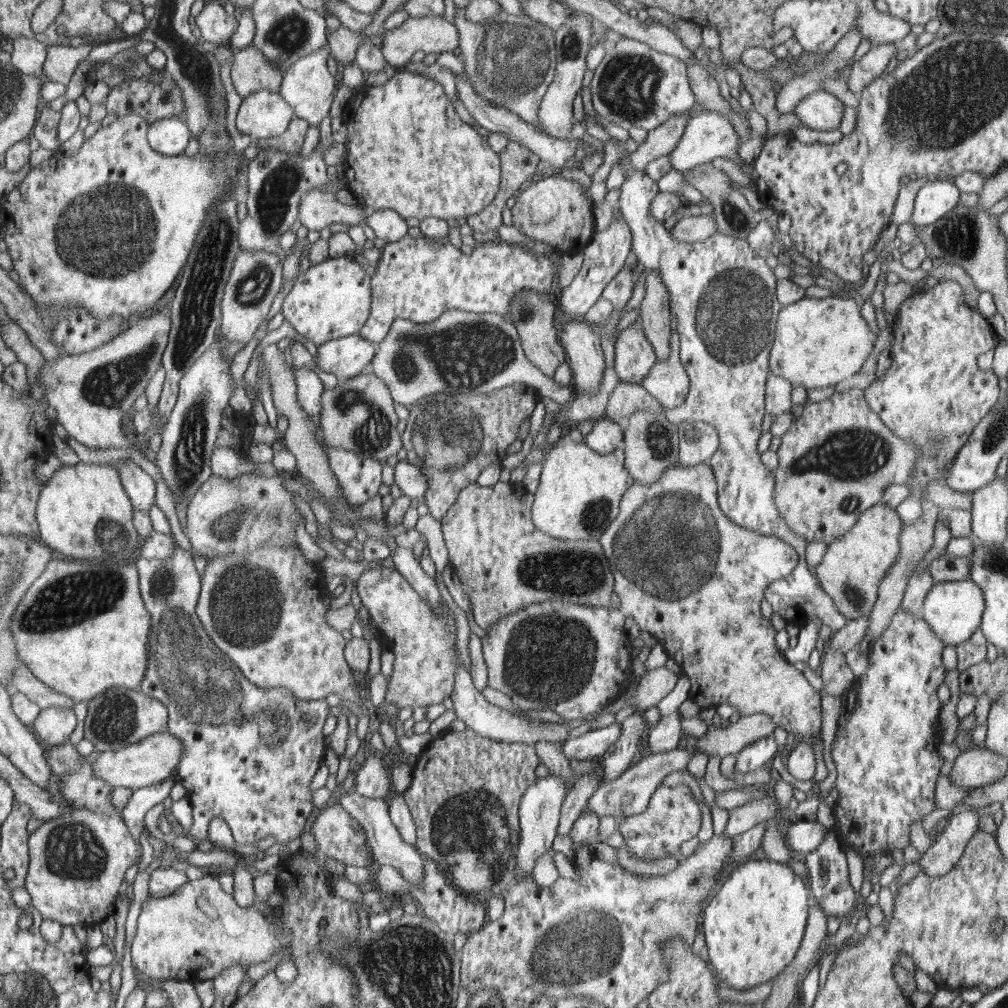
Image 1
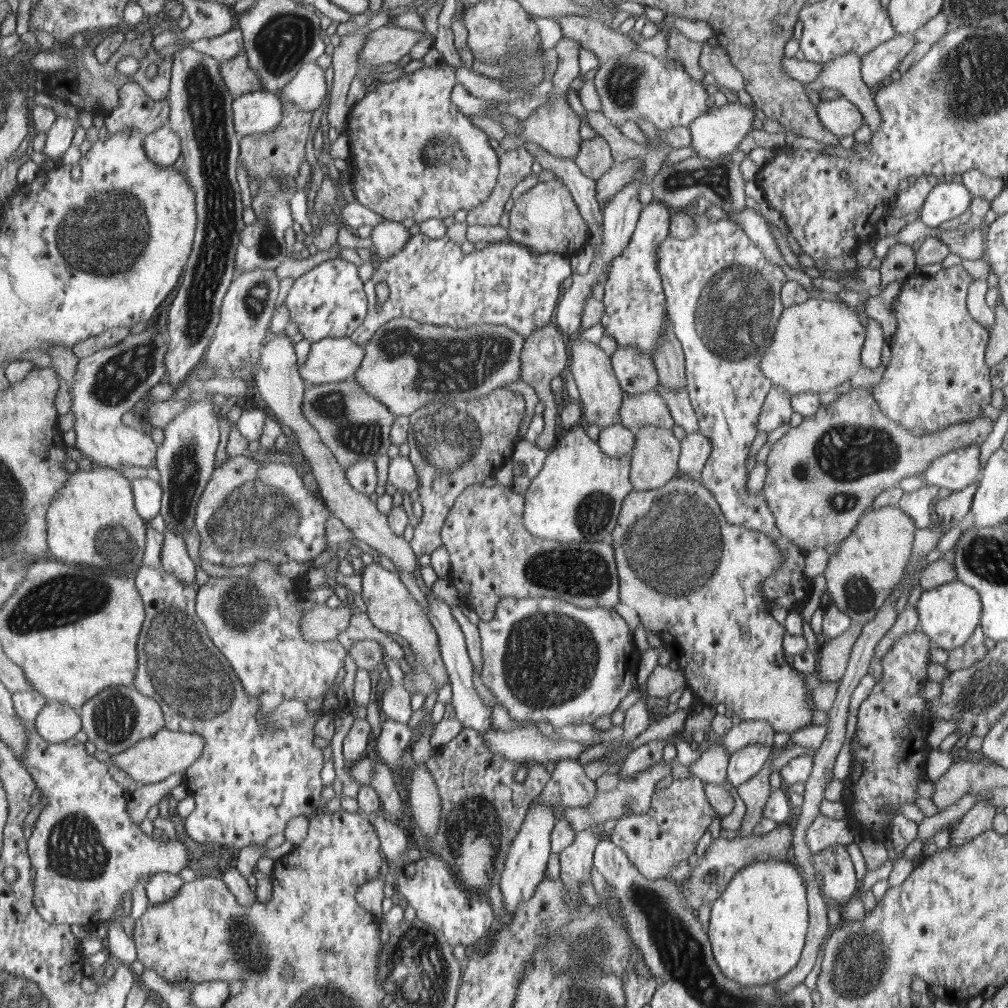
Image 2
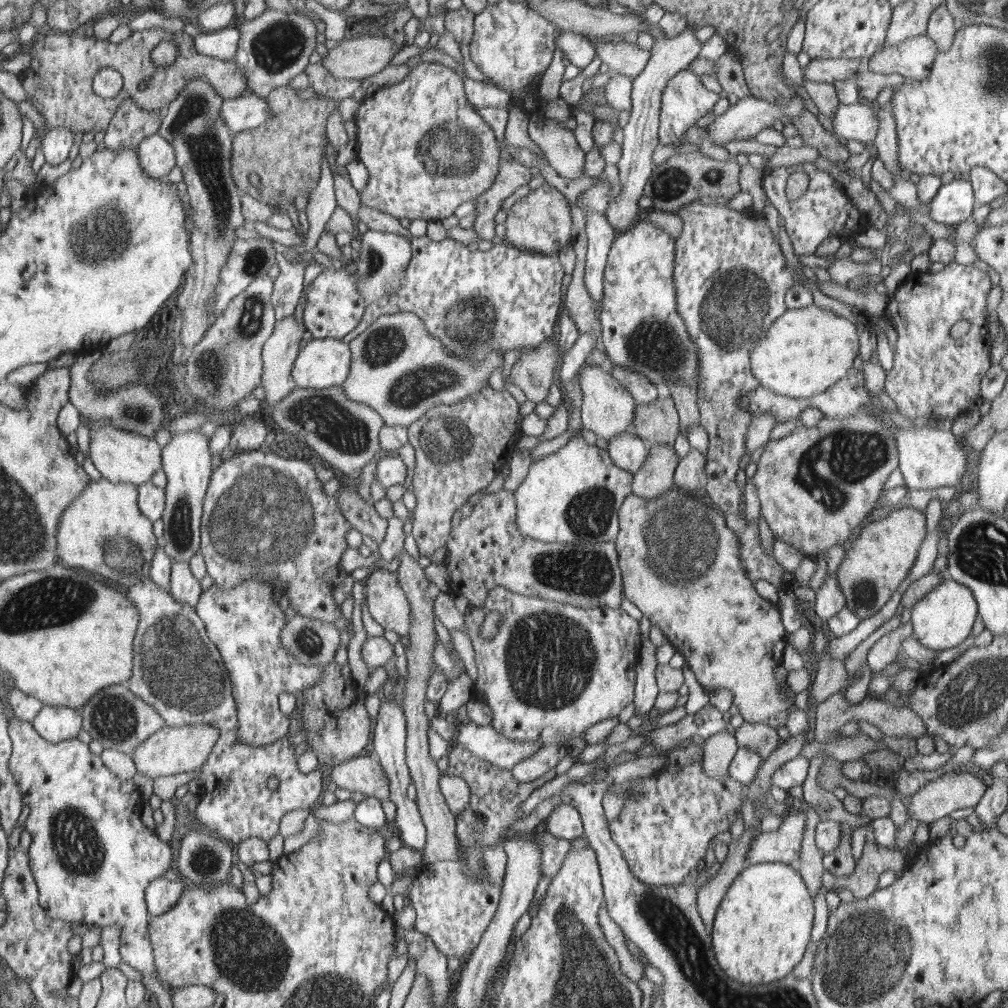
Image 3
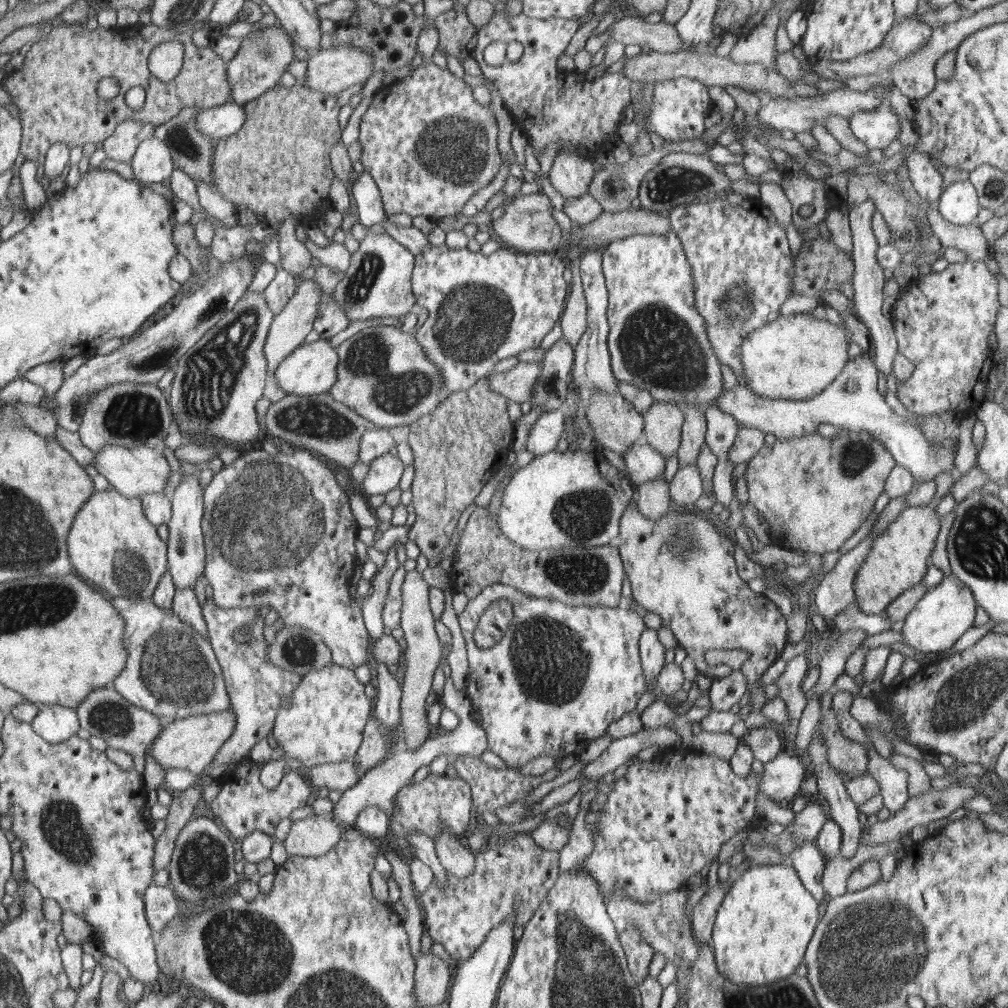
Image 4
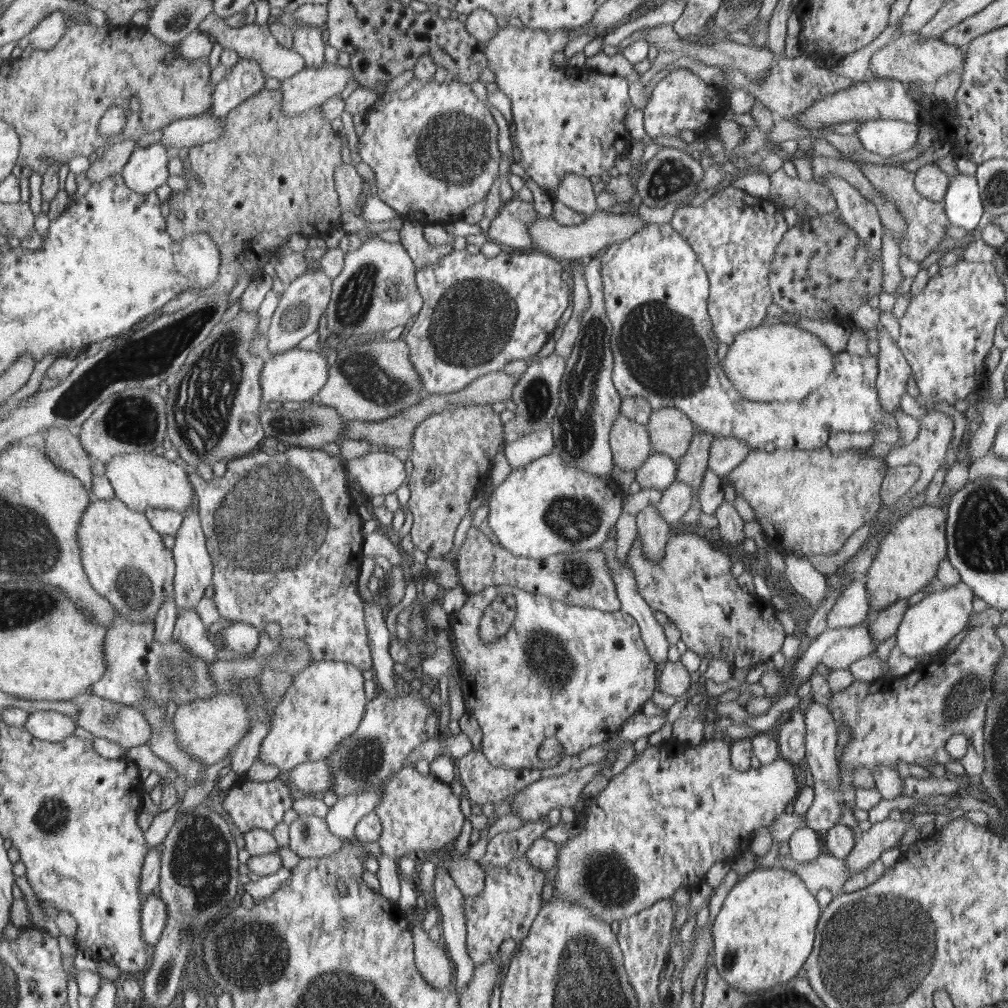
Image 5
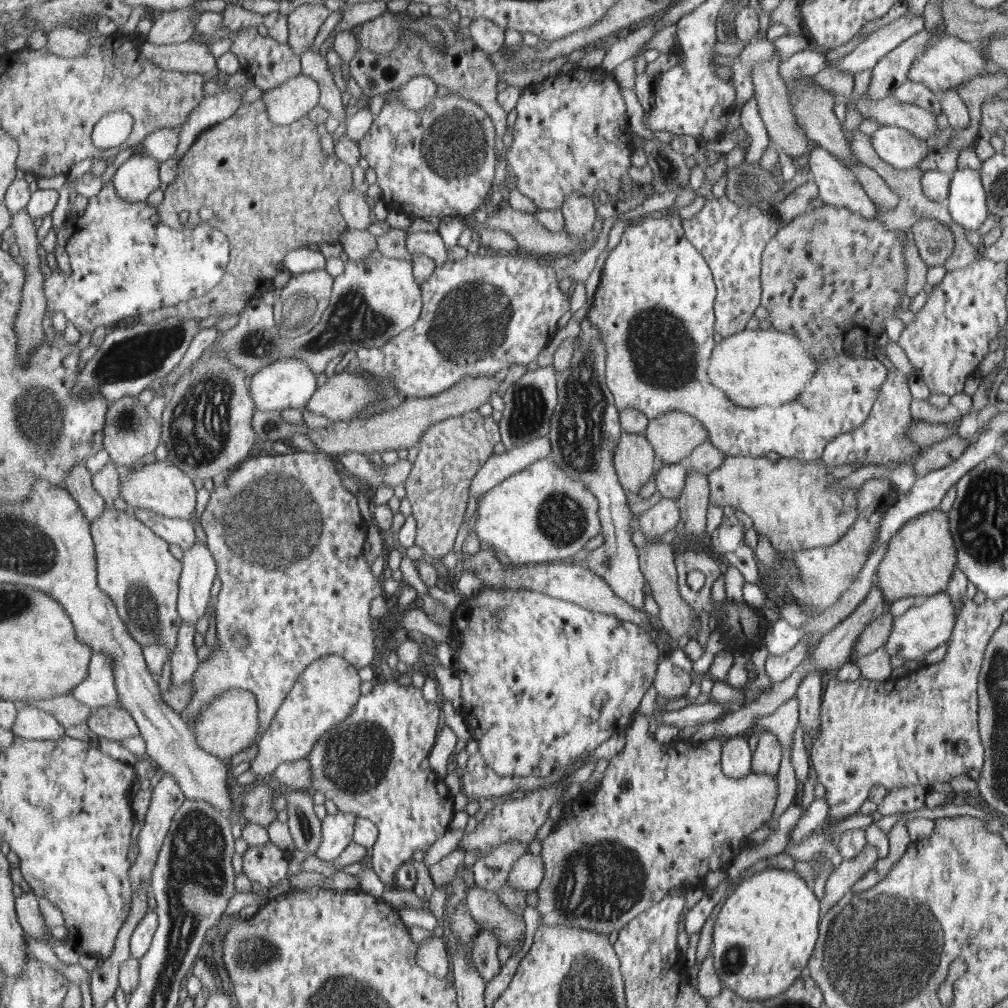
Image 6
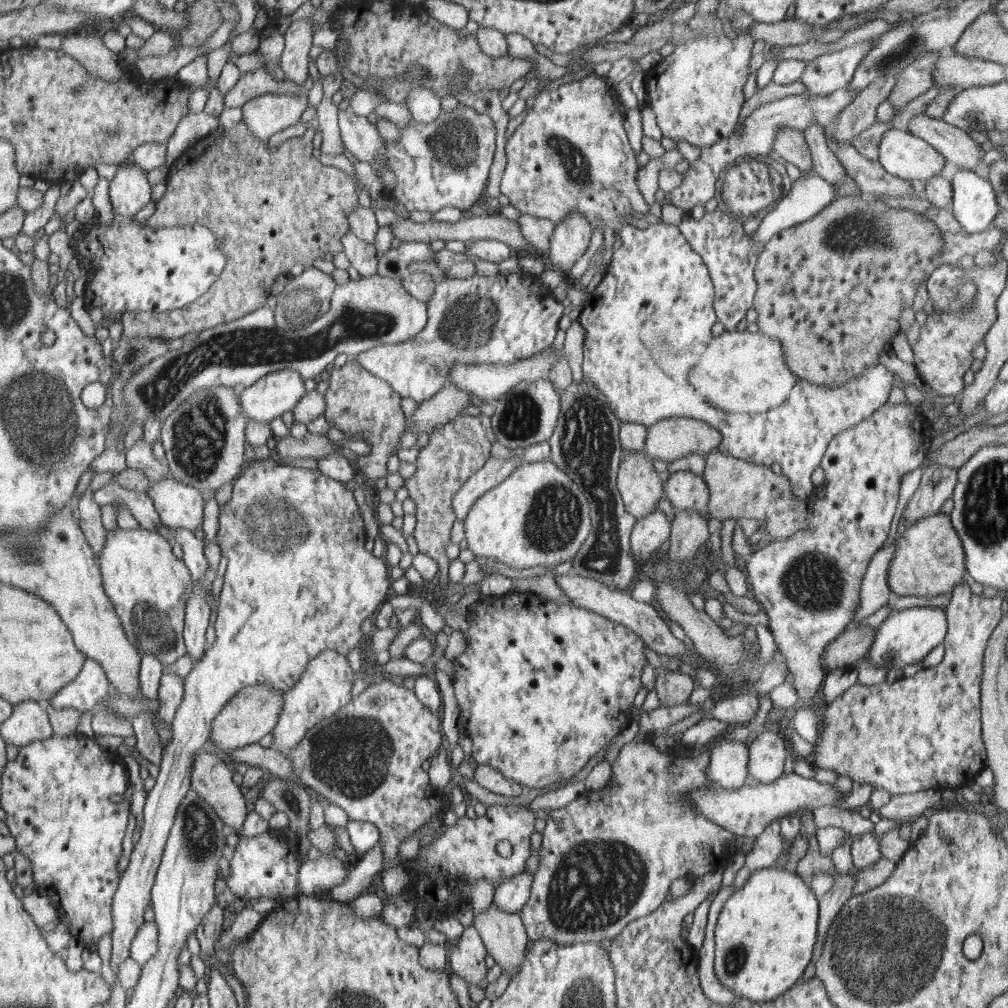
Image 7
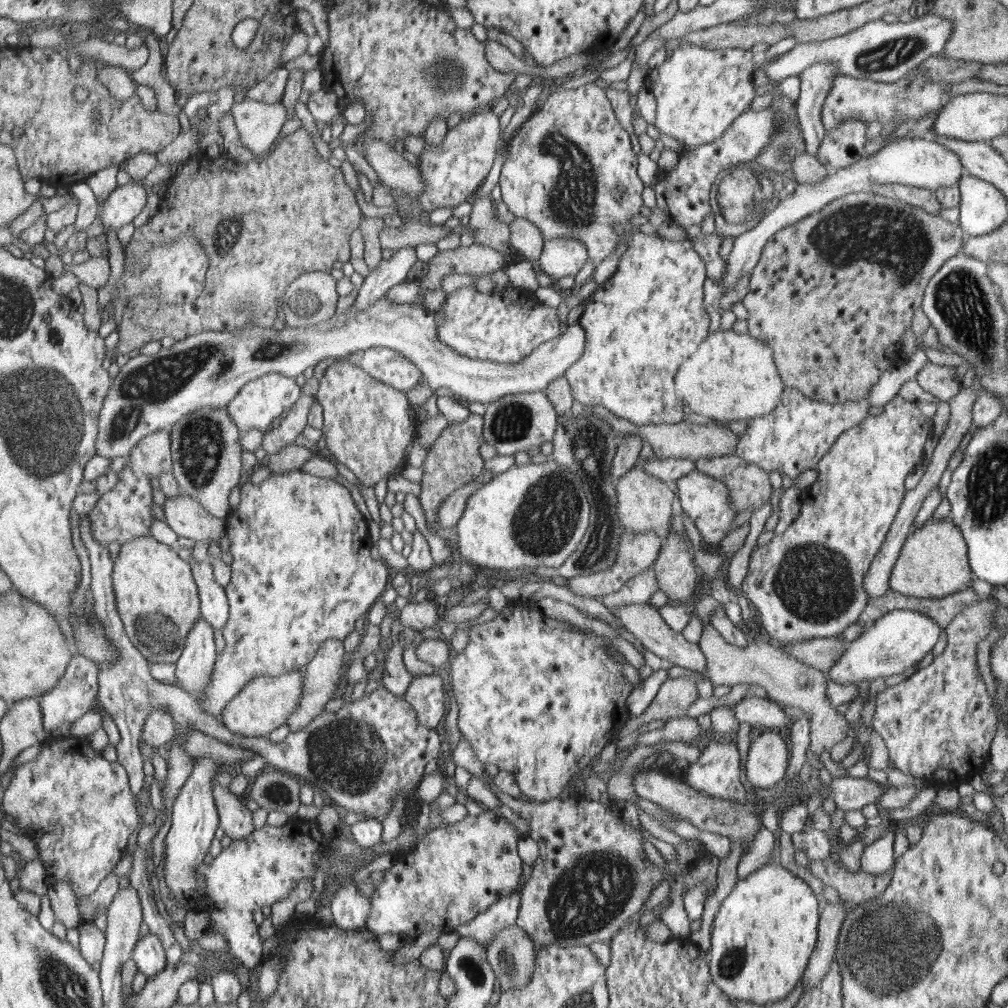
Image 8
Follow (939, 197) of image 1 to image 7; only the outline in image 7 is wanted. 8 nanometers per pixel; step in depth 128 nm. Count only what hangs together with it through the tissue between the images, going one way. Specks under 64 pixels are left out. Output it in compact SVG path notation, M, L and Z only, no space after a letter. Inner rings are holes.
M959 169L951 181L953 186L953 202L949 209L955 217L958 230L964 234L980 233L992 226L1000 208L997 203L997 196L992 188L991 182L980 177L977 173L968 169Z

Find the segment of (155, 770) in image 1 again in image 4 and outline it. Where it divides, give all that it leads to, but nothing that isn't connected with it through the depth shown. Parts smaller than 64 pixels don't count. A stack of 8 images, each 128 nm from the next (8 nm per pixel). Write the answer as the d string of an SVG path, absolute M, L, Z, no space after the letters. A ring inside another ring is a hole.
M232 708L228 709L228 712L212 712L204 716L188 716L188 720L174 720L172 723L166 723L164 731L152 742L150 756L166 771L181 768L200 776L234 735L235 727L236 718Z

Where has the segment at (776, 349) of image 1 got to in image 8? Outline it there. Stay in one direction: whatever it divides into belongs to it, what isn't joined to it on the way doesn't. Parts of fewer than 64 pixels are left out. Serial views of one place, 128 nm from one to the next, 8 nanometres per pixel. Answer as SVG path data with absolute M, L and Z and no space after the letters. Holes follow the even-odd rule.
M732 329L708 335L682 365L676 376L675 388L689 415L700 421L724 425L722 422L728 420L766 416L778 406L784 392L784 380L775 364L771 345Z

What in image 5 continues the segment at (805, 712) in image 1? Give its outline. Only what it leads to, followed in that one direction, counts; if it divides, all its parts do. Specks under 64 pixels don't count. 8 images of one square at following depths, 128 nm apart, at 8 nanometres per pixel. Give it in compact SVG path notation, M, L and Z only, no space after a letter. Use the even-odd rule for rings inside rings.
M671 533L664 558L650 560L643 556L643 543L638 536L629 550L627 561L634 571L638 592L648 606L654 611L660 610L668 619L672 619L678 625L687 648L699 654L702 659L706 656L710 659L709 662L712 659L726 661L735 674L743 674L745 668L754 668L772 659L781 650L780 646L785 641L784 628L775 615L774 605L768 599L756 598L756 594L742 592L736 583L736 577L730 575L730 557L722 550L714 549L704 537L696 533Z

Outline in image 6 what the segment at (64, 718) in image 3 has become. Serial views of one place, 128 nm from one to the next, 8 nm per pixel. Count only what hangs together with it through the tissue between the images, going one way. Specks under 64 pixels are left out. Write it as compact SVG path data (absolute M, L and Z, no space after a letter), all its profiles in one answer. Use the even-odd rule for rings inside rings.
M17 704L19 715L12 726L16 737L26 740L60 740L64 738L65 729L54 716L36 706Z

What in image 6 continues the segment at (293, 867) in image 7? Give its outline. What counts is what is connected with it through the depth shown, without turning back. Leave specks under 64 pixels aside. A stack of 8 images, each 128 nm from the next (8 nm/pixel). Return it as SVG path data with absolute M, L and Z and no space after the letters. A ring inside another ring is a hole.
M272 841L258 846L248 845L242 858L242 870L248 880L259 884L254 885L256 889L266 891L287 876L292 858L291 851L280 849Z

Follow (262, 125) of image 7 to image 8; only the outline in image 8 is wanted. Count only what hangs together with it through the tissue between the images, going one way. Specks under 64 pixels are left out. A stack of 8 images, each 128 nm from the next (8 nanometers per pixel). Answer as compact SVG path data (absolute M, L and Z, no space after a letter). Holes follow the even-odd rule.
M248 98L240 103L234 102L231 112L242 144L255 156L275 145L282 126L290 116L281 101L269 104Z

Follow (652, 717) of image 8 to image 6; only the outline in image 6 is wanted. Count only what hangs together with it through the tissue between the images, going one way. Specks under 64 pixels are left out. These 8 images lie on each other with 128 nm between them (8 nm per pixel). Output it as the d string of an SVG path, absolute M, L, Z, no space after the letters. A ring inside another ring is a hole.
M666 657L663 661L660 661L659 672L653 685L658 696L663 696L664 698L670 698L671 696L684 697L694 679L692 672L676 667Z

